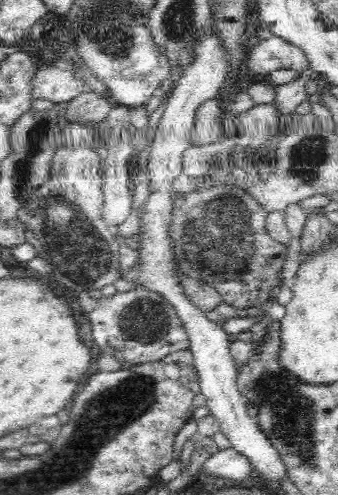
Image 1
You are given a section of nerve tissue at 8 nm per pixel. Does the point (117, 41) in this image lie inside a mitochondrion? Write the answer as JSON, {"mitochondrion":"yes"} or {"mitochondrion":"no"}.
{"mitochondrion":"yes"}

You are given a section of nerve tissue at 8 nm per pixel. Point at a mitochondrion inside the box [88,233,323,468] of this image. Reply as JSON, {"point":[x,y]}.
{"point":[145,322]}

